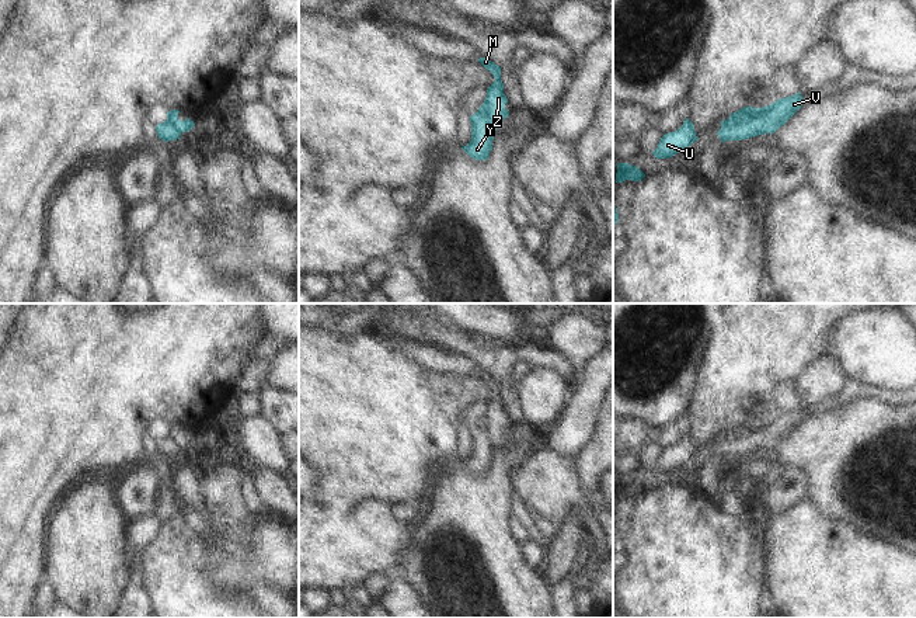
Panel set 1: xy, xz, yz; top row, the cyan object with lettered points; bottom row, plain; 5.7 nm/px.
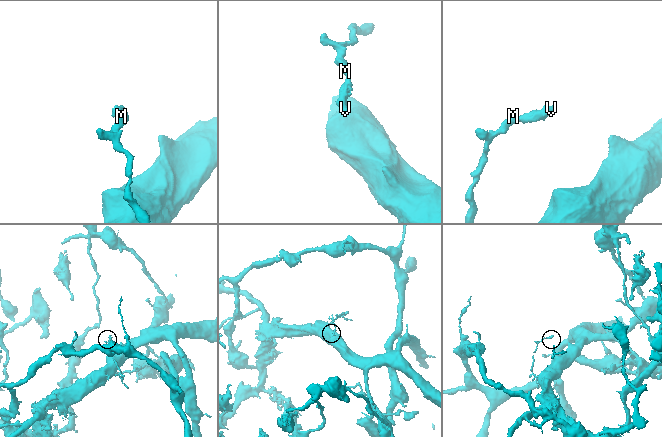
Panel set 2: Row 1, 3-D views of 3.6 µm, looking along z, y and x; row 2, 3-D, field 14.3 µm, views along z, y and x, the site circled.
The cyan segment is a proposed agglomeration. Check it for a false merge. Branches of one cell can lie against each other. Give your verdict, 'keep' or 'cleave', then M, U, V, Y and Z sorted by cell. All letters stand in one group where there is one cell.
cleave; M U Z / V Y

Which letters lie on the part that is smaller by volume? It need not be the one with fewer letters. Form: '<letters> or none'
V, Y.

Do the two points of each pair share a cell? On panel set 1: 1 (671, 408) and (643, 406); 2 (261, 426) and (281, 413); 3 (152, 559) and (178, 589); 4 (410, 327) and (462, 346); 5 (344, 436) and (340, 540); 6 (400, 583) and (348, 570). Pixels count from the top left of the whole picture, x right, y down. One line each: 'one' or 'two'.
1: one
2: two
3: one
4: one
5: two
6: two

